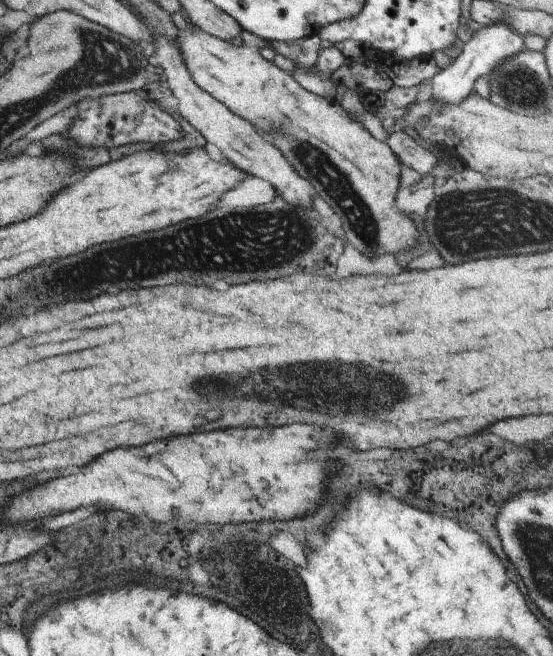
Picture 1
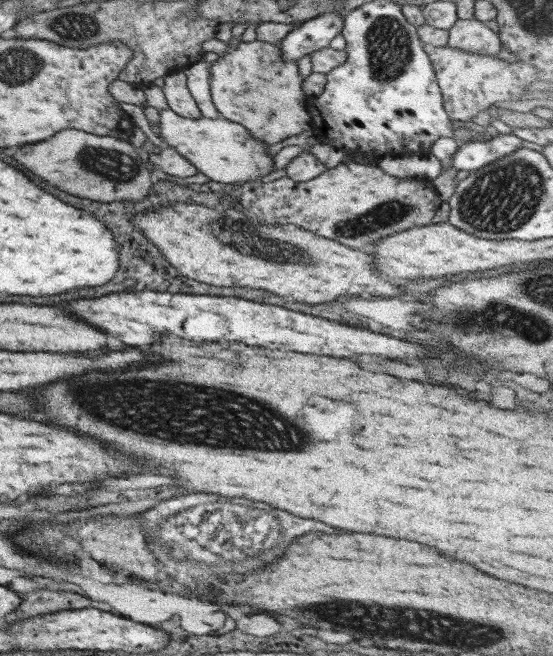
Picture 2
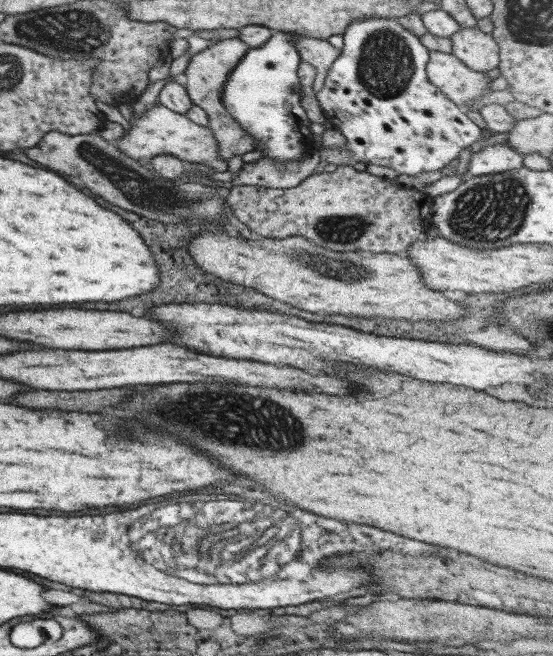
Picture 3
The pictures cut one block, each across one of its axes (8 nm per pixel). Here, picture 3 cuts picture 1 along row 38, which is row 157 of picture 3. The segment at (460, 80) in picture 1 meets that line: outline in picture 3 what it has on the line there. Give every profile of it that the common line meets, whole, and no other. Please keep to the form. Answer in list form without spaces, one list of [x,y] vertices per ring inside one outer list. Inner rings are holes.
[[[508,143],[492,144],[478,152],[472,152],[467,172],[479,177],[485,174],[496,174],[507,170],[516,170],[523,166],[523,154]]]

